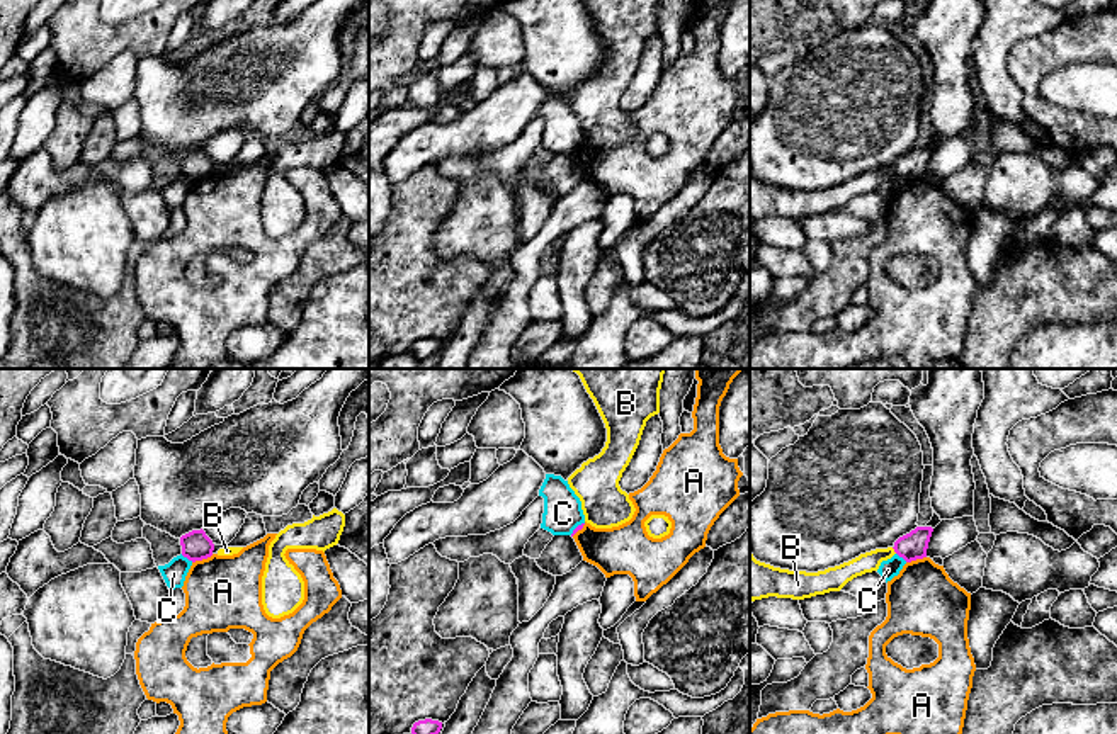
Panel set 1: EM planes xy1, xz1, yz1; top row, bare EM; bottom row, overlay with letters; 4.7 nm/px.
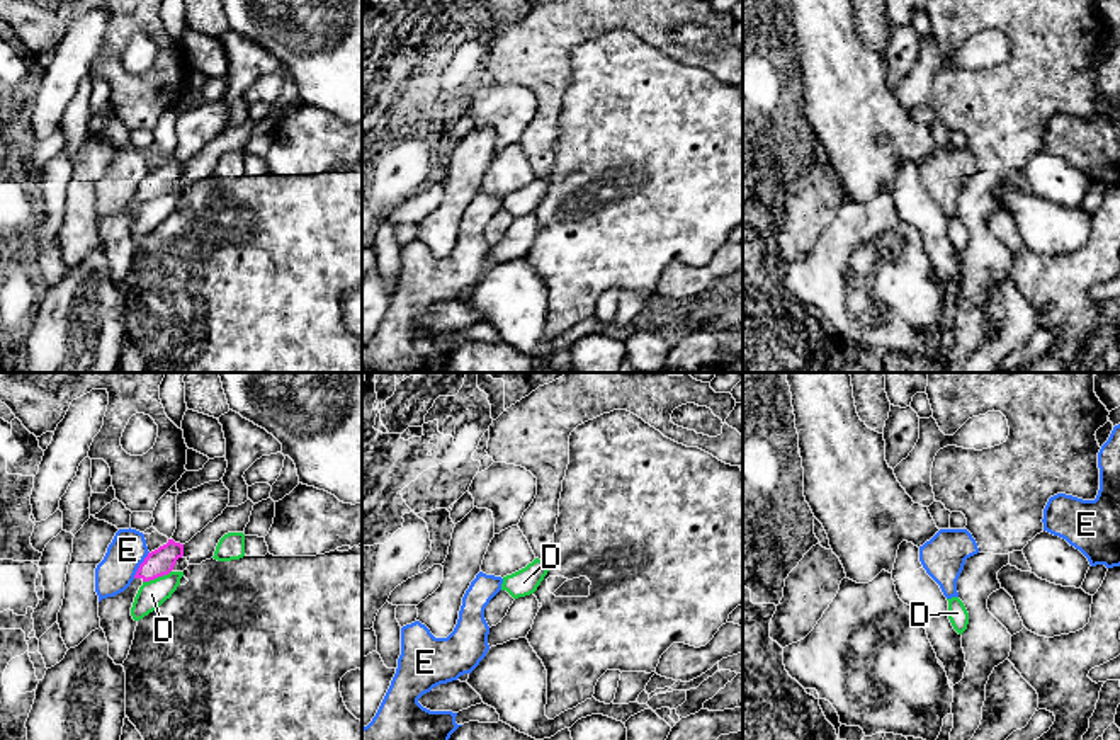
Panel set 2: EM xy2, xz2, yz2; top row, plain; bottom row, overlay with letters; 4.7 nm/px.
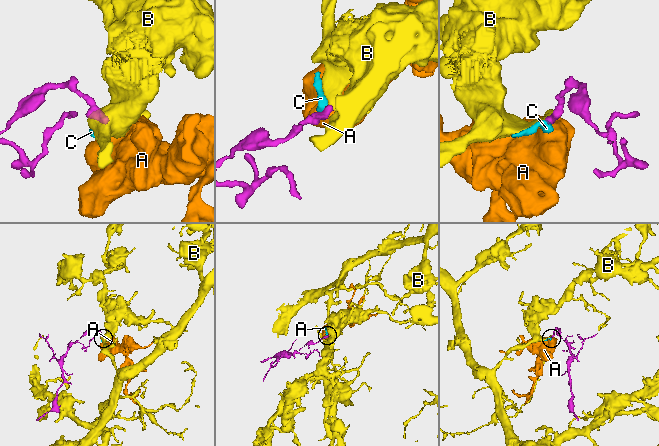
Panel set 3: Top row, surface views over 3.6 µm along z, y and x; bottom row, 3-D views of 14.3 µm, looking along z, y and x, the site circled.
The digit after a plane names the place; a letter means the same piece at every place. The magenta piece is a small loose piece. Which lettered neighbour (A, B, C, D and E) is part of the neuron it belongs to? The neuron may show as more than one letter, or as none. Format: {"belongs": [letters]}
{"belongs": []}

